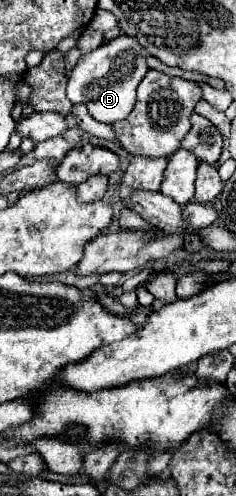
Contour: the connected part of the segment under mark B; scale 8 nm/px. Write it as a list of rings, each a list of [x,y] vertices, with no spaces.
[[[118,36],[112,42],[102,44],[88,56],[82,56],[68,78],[68,100],[72,104],[84,104],[90,116],[102,124],[114,124],[124,120],[136,102],[136,88],[146,76],[142,46],[136,38]]]

